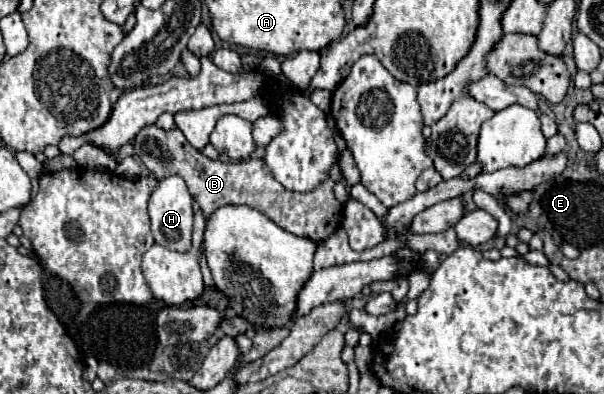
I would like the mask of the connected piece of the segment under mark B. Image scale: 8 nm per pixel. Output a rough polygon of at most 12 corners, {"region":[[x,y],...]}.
{"region":[[179,128],[139,130],[155,178],[179,174],[205,218],[245,204],[321,242],[343,218],[331,178],[291,192],[259,158],[209,160]]}

